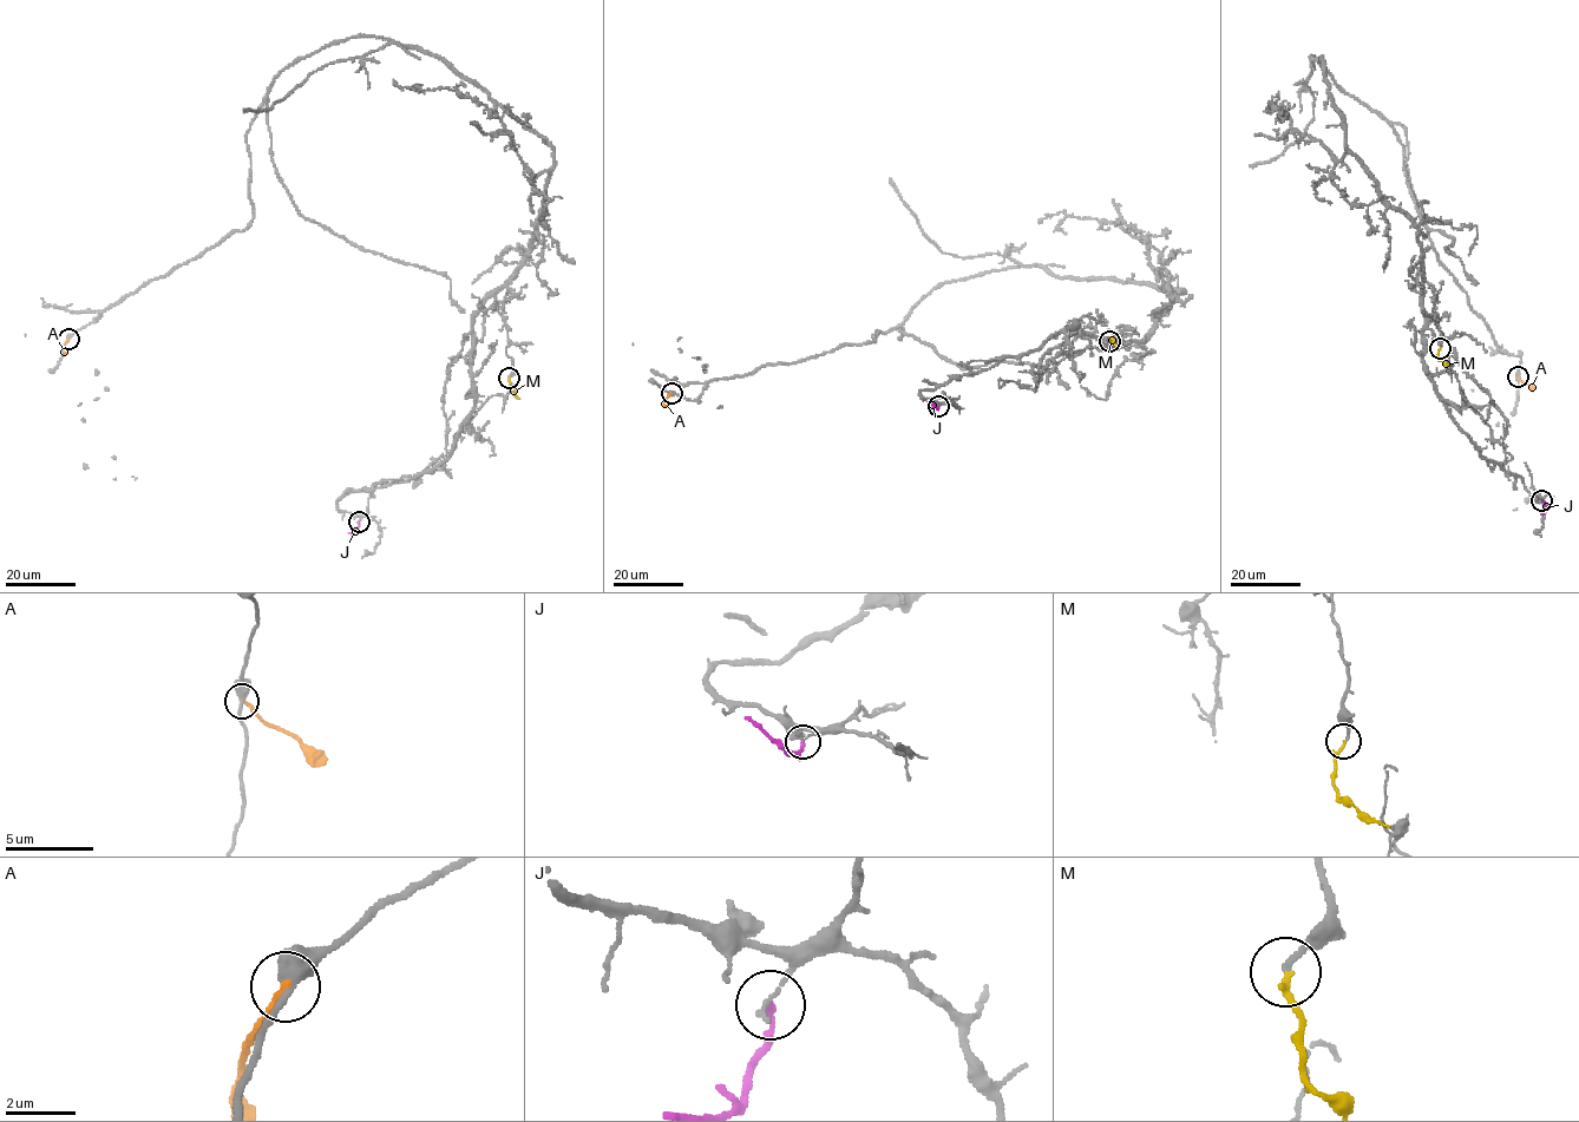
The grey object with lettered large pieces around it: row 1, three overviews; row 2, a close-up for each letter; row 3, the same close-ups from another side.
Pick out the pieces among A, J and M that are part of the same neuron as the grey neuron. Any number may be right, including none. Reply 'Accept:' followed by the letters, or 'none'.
Accept: M

